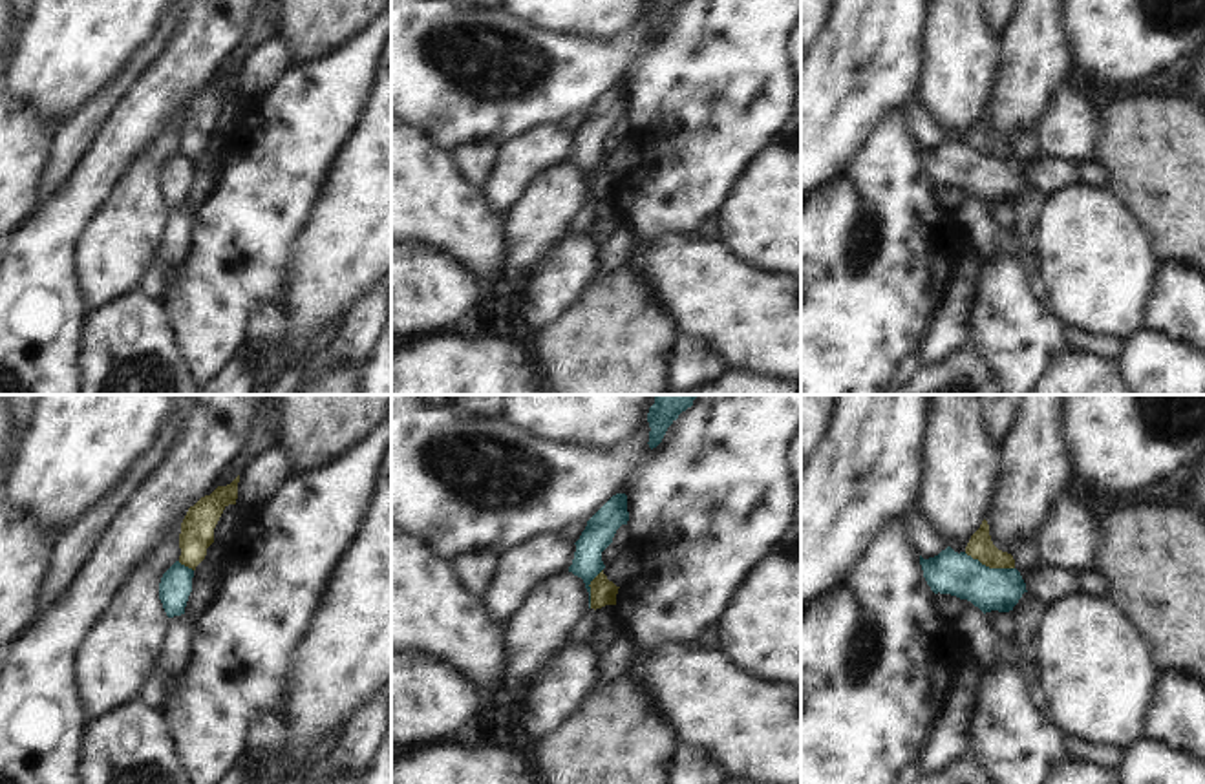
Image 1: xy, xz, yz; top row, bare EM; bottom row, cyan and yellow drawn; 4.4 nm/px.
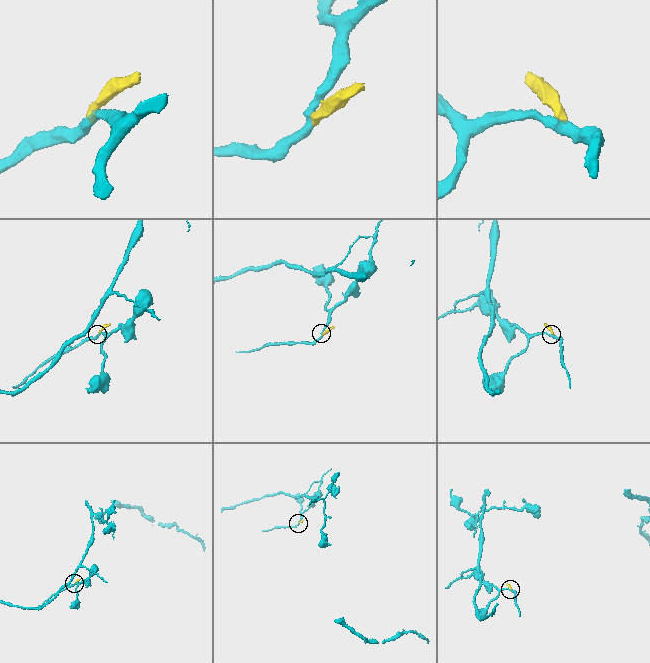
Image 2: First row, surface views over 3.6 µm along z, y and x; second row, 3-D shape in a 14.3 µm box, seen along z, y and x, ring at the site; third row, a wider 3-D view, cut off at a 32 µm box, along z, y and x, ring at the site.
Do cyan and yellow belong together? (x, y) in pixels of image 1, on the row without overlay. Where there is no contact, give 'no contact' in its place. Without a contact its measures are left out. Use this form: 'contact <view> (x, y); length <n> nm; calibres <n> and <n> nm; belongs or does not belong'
contact yz (988, 158); length 240 nm; calibres 190 and 120 nm; does not belong

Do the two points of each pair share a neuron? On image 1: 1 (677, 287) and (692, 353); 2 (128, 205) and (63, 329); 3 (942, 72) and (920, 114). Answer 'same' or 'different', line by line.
1: different
2: different
3: different

